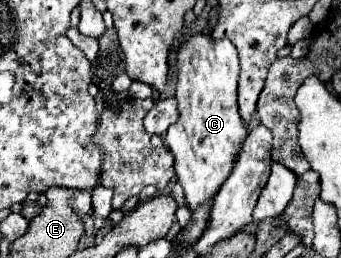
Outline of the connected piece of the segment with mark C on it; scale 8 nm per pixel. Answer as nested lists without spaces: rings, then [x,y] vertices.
[[[204,34],[188,36],[184,46],[178,50],[178,86],[176,100],[180,110],[180,120],[168,128],[166,146],[174,154],[174,170],[180,186],[184,188],[184,196],[190,212],[196,208],[210,204],[218,194],[222,182],[230,176],[234,158],[238,154],[240,144],[246,140],[246,126],[236,106],[236,86],[238,86],[238,54],[236,48],[228,40],[212,40]]]

